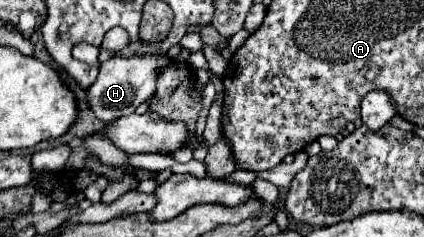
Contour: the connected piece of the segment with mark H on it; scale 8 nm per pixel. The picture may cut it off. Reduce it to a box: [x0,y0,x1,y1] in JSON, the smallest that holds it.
[88,55,172,123]

